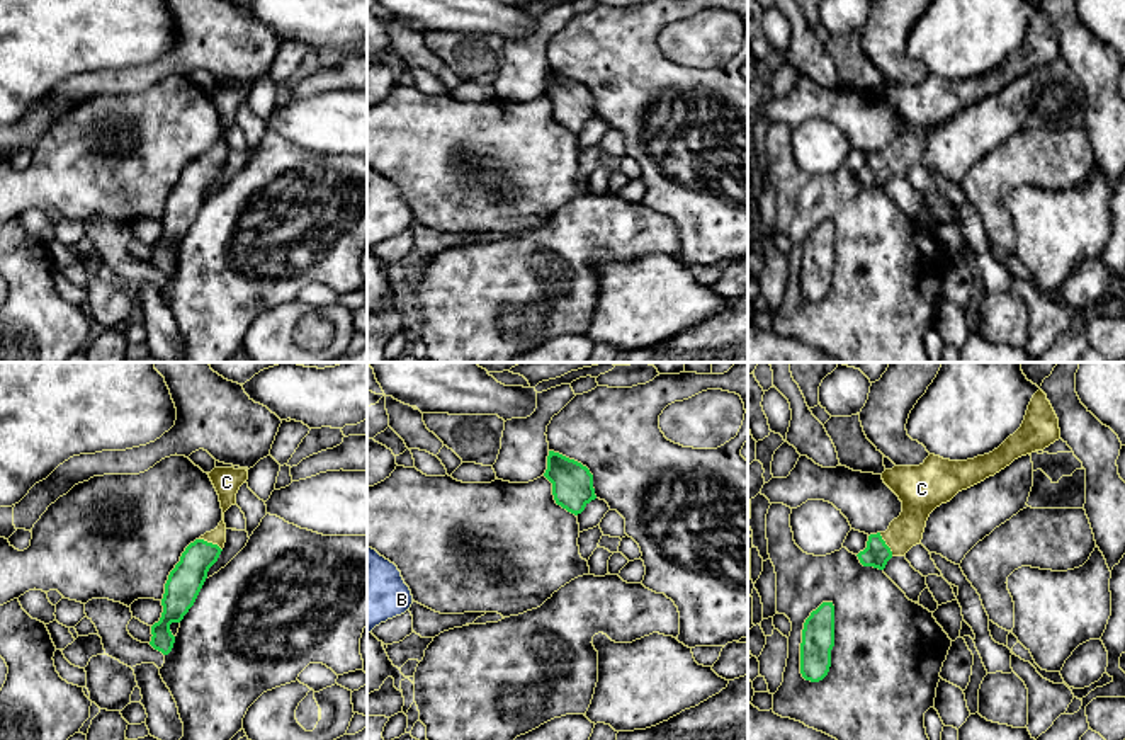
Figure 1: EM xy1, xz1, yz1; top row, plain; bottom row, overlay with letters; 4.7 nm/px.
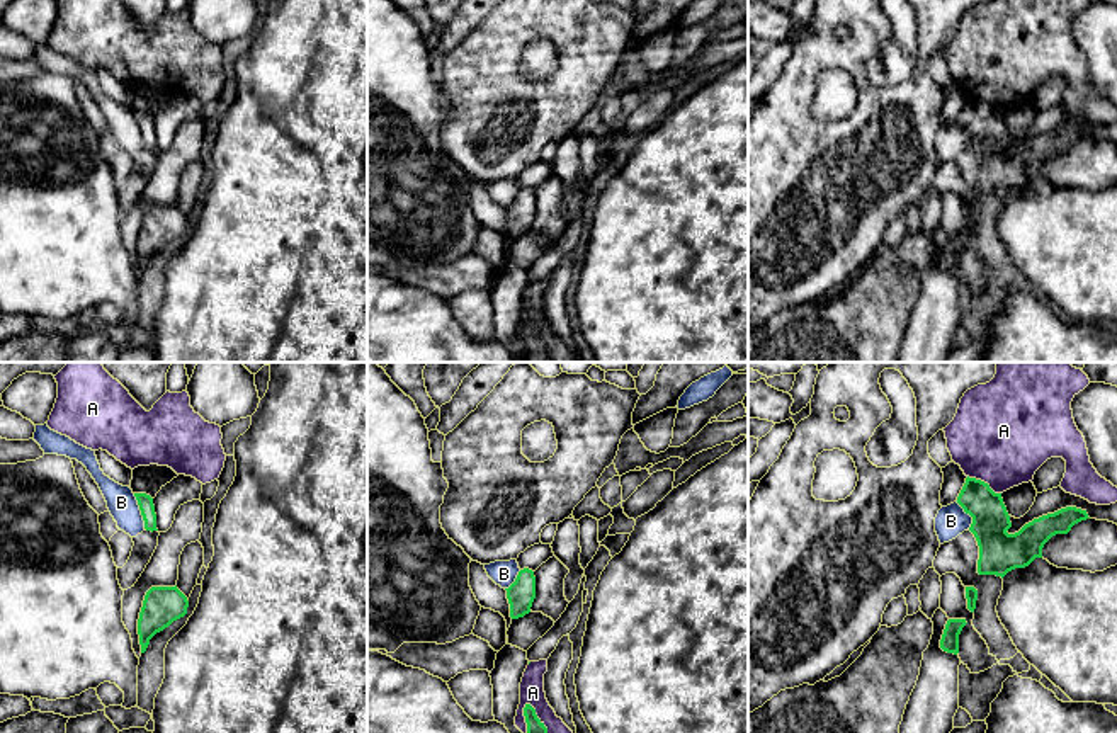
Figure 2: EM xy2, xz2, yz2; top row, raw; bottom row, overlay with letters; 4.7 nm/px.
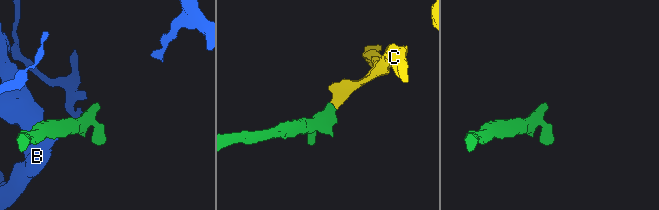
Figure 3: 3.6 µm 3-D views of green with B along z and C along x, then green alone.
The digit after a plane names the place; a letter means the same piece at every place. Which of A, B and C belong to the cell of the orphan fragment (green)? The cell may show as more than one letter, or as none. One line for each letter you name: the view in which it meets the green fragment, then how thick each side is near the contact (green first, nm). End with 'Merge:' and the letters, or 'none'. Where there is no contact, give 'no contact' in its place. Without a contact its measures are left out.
C: meets green in xy1; 160 nm thick on the green side, 80 nm on the other
Merge: C

